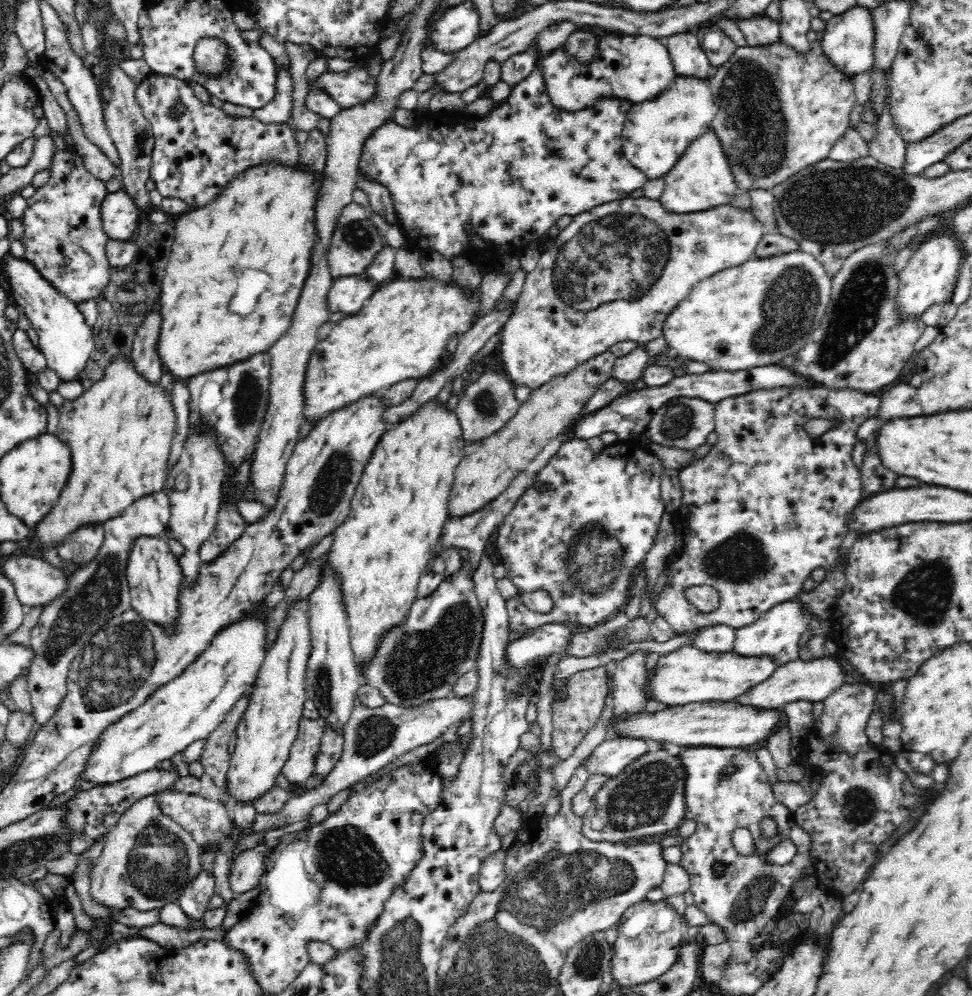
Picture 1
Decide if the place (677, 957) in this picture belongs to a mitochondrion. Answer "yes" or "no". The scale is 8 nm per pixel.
no

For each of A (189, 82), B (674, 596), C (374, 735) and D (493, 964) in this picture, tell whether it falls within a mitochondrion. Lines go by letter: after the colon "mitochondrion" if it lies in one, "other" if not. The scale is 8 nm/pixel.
A: other
B: other
C: mitochondrion
D: mitochondrion

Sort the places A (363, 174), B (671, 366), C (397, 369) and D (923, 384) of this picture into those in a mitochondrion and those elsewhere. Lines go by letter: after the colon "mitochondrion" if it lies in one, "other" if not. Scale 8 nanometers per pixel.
A: other
B: other
C: other
D: other

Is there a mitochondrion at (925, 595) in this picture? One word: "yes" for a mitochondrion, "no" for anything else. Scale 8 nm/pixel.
yes

